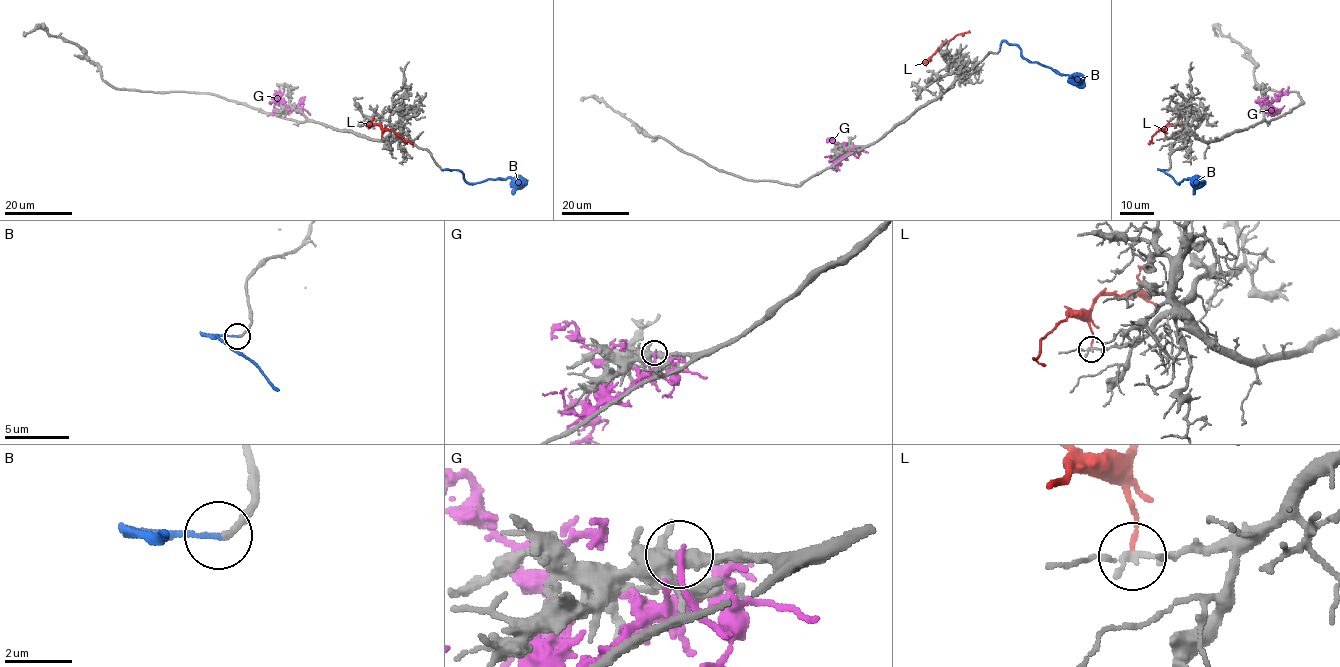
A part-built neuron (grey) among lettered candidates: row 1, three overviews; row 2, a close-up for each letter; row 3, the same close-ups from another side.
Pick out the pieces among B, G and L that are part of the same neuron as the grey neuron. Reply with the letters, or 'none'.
B

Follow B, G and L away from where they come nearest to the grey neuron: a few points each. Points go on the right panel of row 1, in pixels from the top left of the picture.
B: (1167, 169), (1159, 169), (1176, 183), (1192, 178), (1203, 181)
G: (1263, 111), (1269, 112), (1268, 105), (1273, 111), (1269, 104), (1288, 86)
L: (1165, 138), (1166, 134), (1159, 130), (1150, 144)

